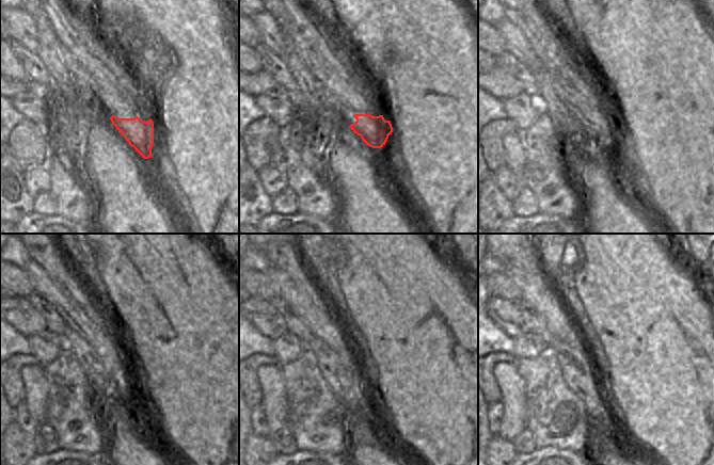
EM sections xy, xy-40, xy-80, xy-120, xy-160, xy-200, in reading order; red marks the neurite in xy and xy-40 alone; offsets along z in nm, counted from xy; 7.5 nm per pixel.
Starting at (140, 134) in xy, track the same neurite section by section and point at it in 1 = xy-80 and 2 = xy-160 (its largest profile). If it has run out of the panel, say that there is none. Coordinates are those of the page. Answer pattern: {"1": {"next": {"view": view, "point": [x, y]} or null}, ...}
{"1": {"next": {"view": "xy-80", "point": [604, 132]}}, "2": {"next": {"view": "xy-160", "point": [359, 369]}}}

